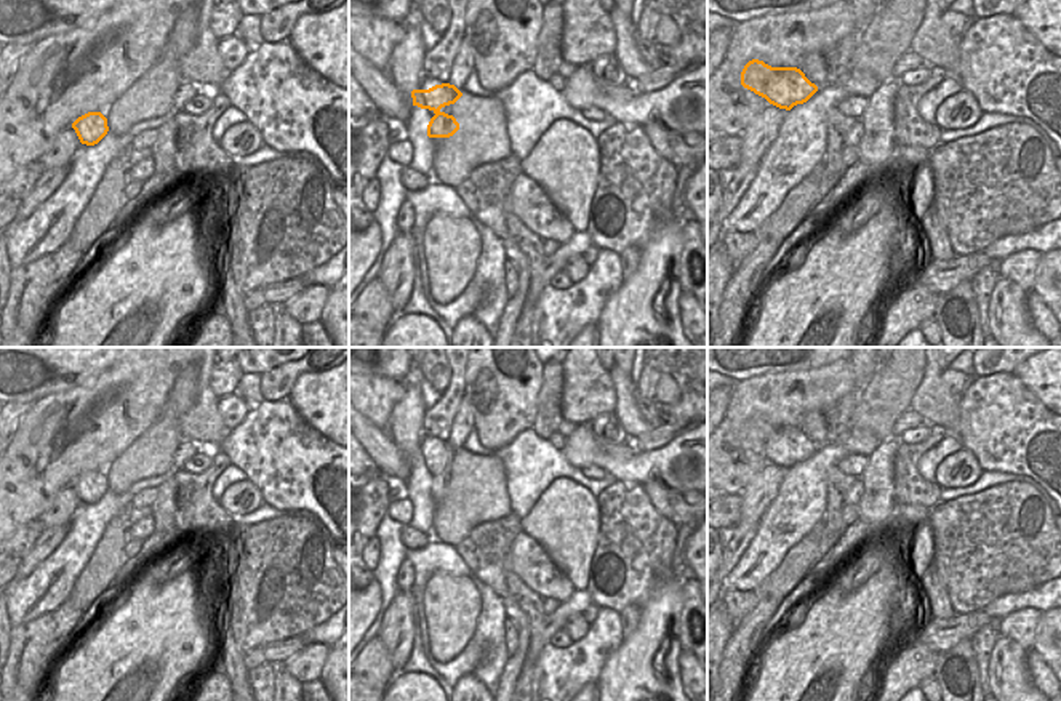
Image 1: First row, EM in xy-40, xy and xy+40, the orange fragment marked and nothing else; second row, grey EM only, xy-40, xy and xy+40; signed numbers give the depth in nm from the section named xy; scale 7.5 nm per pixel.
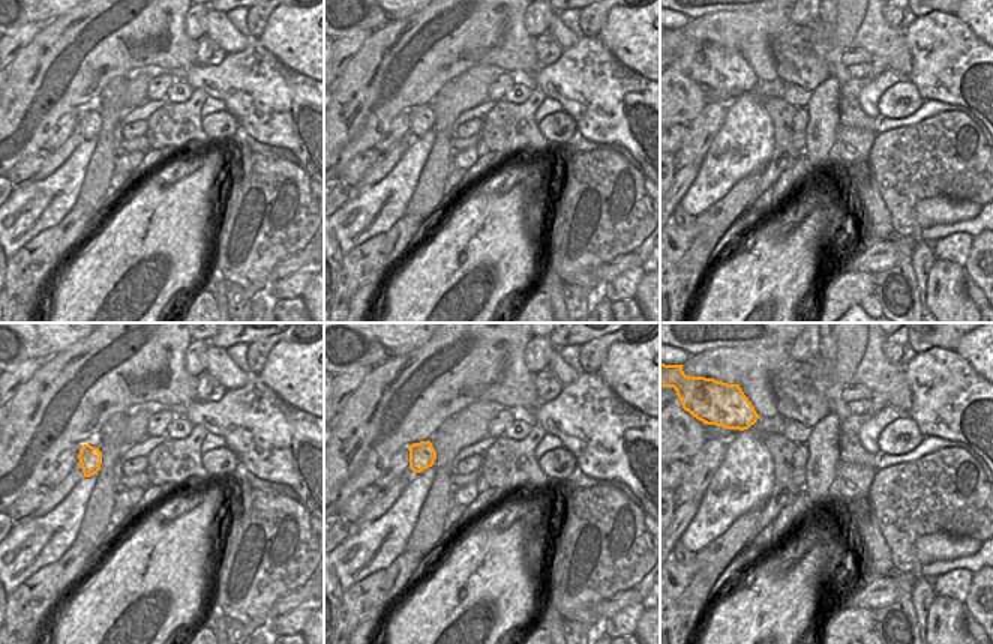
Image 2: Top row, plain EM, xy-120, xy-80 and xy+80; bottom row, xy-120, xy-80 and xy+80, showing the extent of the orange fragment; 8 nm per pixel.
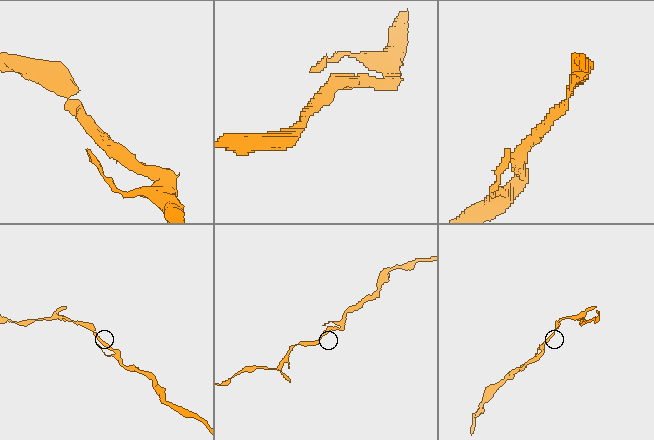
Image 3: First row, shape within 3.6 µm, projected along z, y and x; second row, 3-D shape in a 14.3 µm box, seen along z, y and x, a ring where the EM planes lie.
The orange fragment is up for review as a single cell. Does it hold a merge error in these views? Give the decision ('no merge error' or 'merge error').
no merge error

